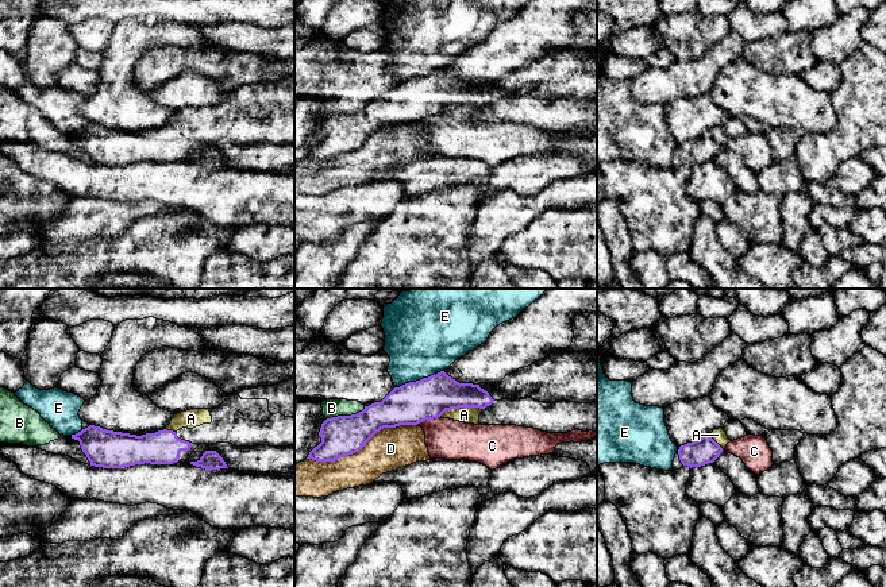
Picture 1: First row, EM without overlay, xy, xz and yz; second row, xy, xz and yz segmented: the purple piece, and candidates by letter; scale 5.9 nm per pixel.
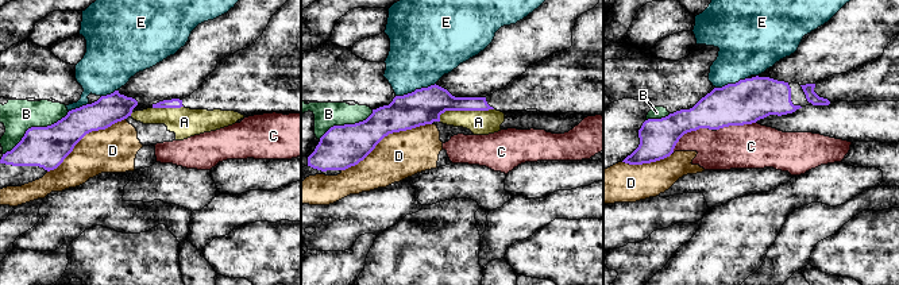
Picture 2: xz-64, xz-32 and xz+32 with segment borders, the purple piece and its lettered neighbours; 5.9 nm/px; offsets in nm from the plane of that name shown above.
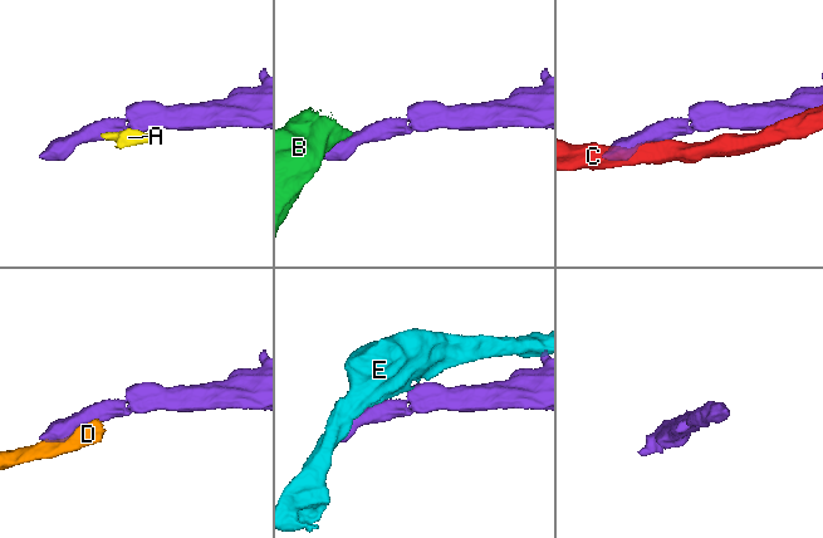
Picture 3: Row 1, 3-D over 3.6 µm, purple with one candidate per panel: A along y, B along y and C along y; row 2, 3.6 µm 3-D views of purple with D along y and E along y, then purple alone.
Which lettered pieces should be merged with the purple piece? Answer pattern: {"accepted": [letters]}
{"accepted": []}

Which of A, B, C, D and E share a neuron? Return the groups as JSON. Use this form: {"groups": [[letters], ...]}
{"groups": [["A", "D"], ["B"], ["C"], ["E"]]}

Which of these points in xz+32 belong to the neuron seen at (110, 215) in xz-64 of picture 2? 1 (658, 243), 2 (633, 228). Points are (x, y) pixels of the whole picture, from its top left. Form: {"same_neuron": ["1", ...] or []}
{"same_neuron": ["2"]}

